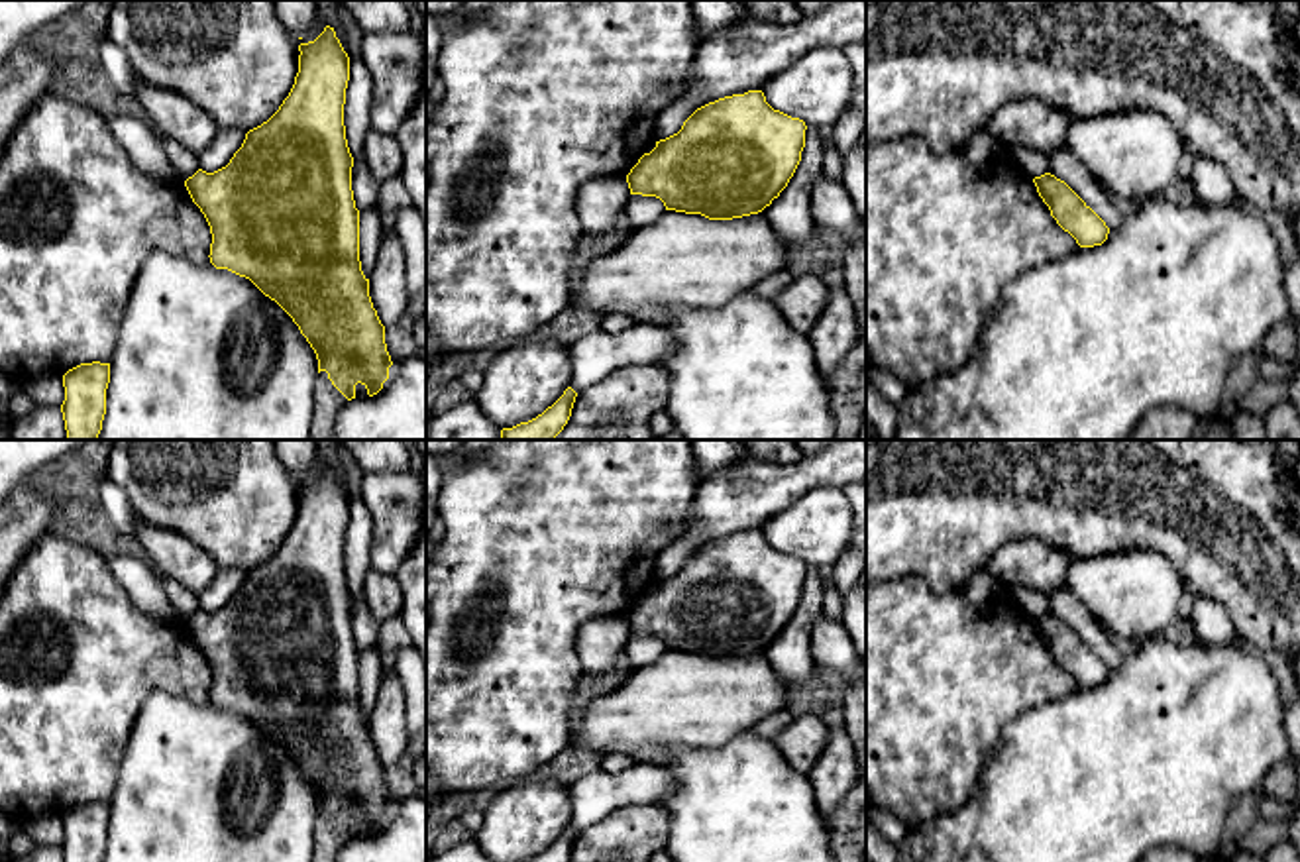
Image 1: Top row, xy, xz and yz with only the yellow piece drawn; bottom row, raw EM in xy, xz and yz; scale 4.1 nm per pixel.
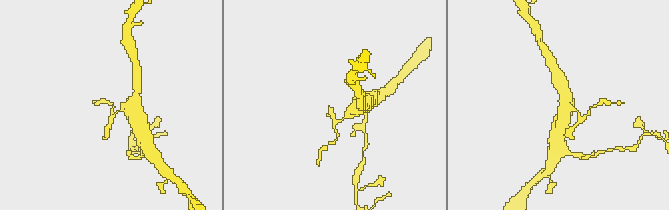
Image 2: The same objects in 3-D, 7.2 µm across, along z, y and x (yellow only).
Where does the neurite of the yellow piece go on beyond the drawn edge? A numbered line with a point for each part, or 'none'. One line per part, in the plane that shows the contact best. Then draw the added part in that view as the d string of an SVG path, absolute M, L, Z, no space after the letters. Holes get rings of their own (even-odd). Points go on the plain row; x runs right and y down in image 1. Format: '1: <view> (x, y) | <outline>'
none

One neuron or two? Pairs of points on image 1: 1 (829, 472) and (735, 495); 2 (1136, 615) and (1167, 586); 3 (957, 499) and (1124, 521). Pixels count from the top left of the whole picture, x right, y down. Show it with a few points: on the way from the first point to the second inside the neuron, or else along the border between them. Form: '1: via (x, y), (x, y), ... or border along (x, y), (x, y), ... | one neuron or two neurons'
1: via (806, 474), (780, 485), (758, 489) | one neuron
2: via (1143, 607), (1159, 592) | one neuron
3: via (998, 499), (1083, 503) | one neuron

